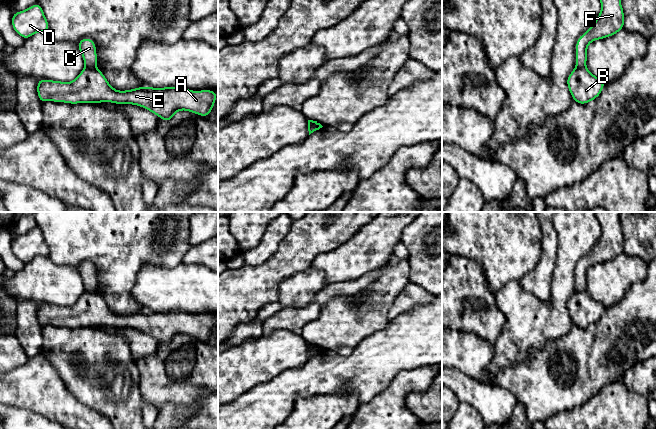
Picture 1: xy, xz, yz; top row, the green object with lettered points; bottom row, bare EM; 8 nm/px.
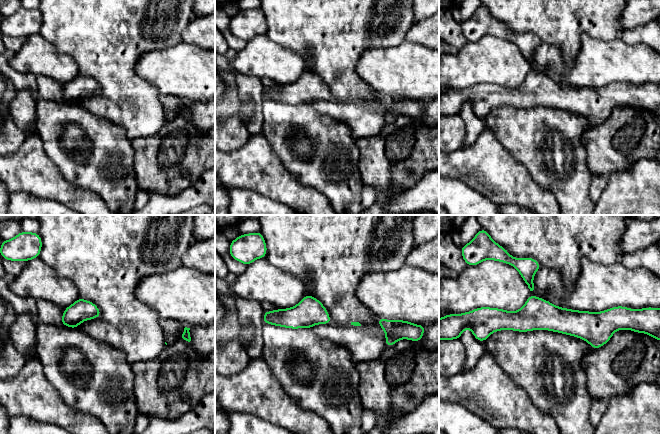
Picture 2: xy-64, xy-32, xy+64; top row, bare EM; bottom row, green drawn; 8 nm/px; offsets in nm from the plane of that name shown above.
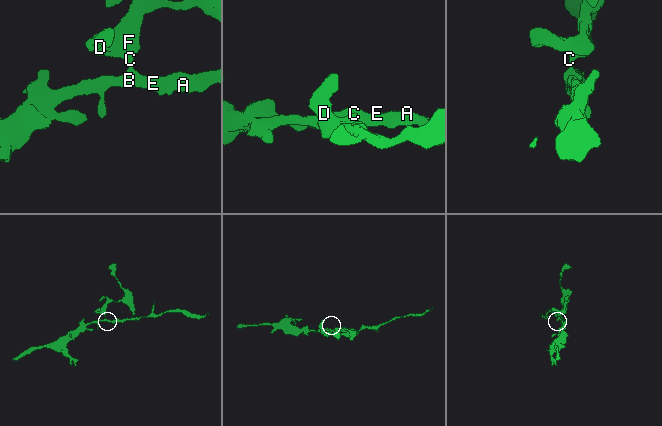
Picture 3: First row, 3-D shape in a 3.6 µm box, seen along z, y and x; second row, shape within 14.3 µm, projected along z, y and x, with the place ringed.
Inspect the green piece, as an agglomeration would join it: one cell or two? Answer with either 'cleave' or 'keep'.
cleave

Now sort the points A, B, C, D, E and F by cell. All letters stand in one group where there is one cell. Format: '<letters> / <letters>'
A B E / C D F

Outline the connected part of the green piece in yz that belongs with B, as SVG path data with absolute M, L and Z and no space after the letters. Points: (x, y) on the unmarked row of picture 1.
M575 291L566 306L574 326L584 329L595 324L602 316L605 306L585 291Z

